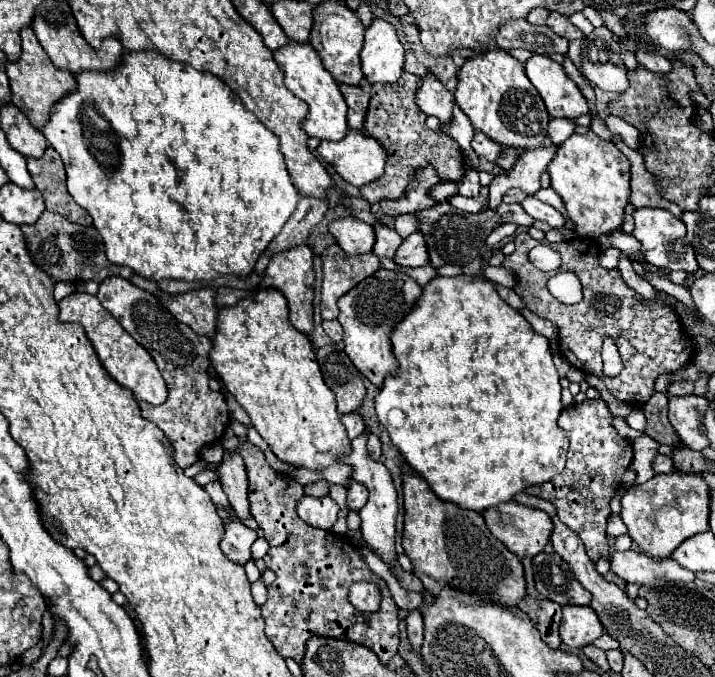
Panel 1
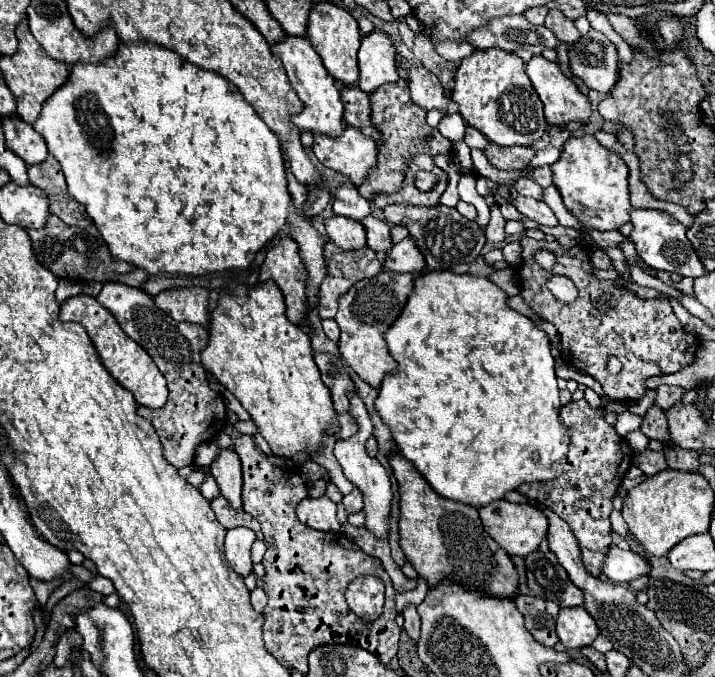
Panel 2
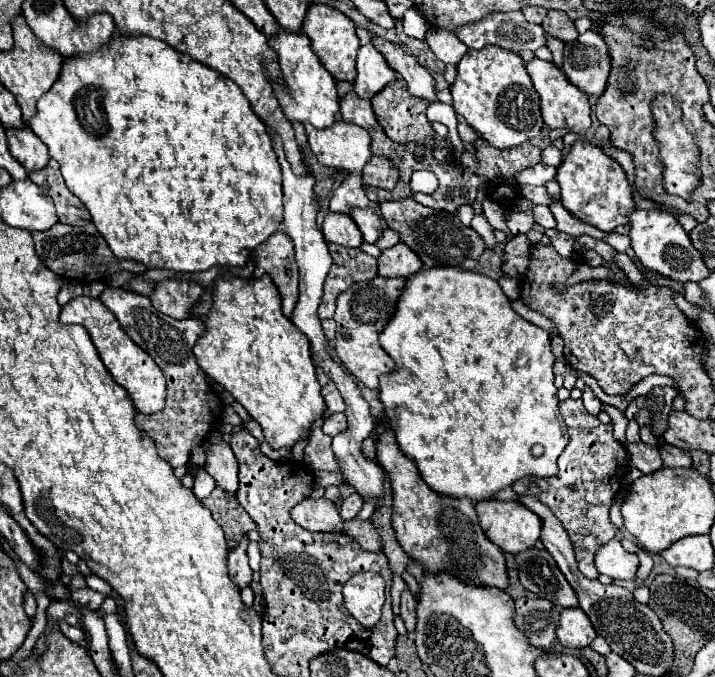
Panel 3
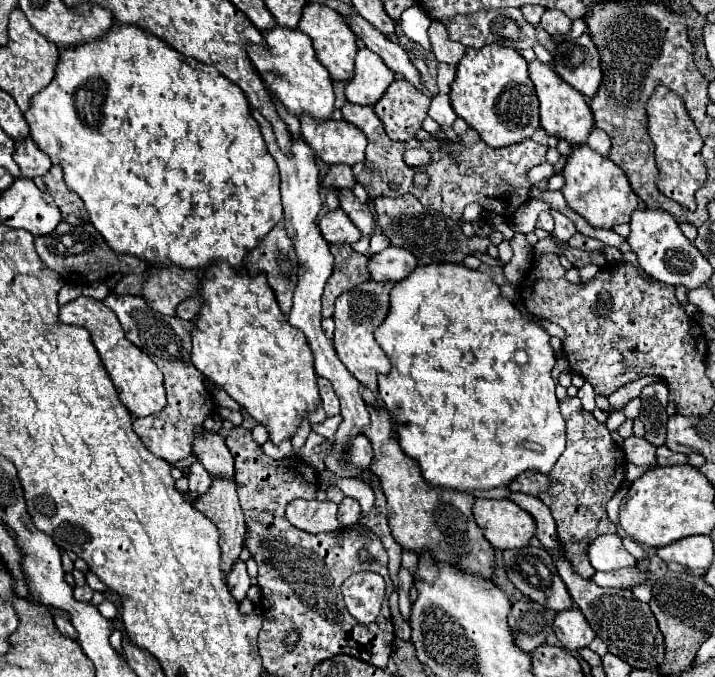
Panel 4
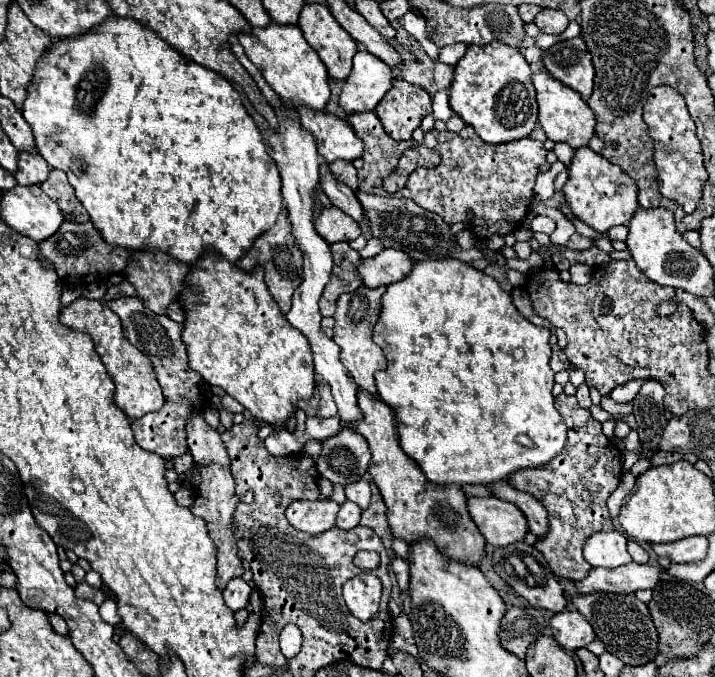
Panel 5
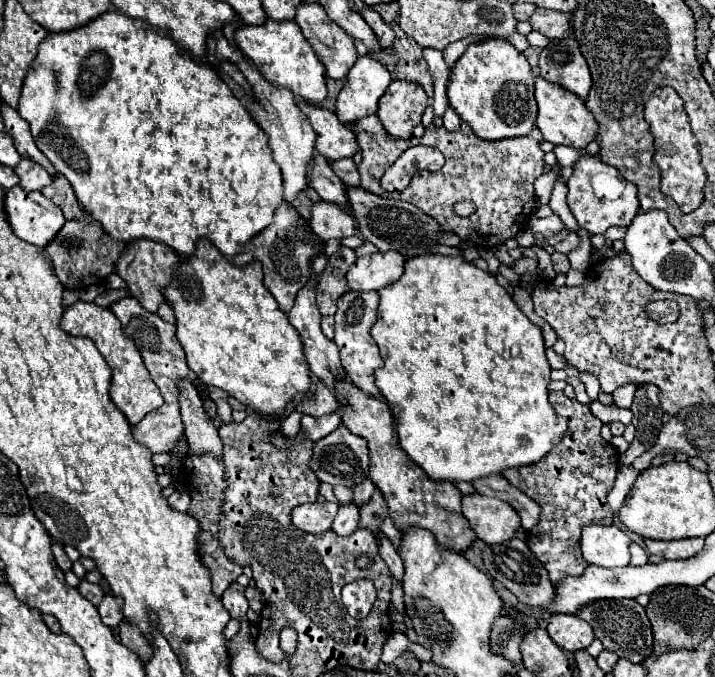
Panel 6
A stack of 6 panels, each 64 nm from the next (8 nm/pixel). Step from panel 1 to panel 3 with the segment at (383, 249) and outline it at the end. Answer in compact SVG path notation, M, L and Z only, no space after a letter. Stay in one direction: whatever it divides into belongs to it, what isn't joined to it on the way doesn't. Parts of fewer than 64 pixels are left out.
M356 208L356 210L350 212L350 216L352 216L354 222L358 224L362 236L364 236L364 242L368 242L368 244L376 244L378 238L382 236L384 228L386 228L384 222L382 222L370 208L366 208L366 210Z

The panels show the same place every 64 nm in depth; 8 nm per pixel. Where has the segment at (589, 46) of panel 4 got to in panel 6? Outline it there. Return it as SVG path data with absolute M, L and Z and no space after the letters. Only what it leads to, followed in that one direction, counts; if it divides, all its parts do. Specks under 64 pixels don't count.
M574 36L550 42L550 46L542 50L538 66L542 78L556 82L586 100L588 90L592 88L592 76Z

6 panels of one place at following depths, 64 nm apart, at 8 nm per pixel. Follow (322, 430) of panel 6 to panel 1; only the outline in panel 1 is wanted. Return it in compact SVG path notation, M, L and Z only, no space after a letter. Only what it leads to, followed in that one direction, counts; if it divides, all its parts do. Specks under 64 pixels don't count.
M358 412L342 416L342 424L346 426L346 432L348 432L350 440L354 440L356 436L360 436L360 434L366 432L366 422L364 422L364 418Z

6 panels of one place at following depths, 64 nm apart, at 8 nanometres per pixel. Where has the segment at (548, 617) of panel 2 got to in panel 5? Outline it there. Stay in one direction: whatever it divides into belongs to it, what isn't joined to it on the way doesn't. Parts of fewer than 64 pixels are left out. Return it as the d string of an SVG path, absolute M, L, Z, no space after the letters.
M512 606L504 616L504 632L502 632L502 644L506 650L516 654L518 658L526 656L526 650L530 644L536 642L536 638L546 630L548 614L538 608L520 608Z

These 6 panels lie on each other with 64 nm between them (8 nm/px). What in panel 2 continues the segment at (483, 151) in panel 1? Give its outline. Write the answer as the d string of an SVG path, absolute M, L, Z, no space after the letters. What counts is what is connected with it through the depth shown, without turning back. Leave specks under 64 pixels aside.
M468 126L466 128L466 138L464 138L464 142L470 146L470 148L478 148L478 150L484 150L490 142L486 140L486 136L482 134L482 132L478 132L476 128L472 128L472 126Z

